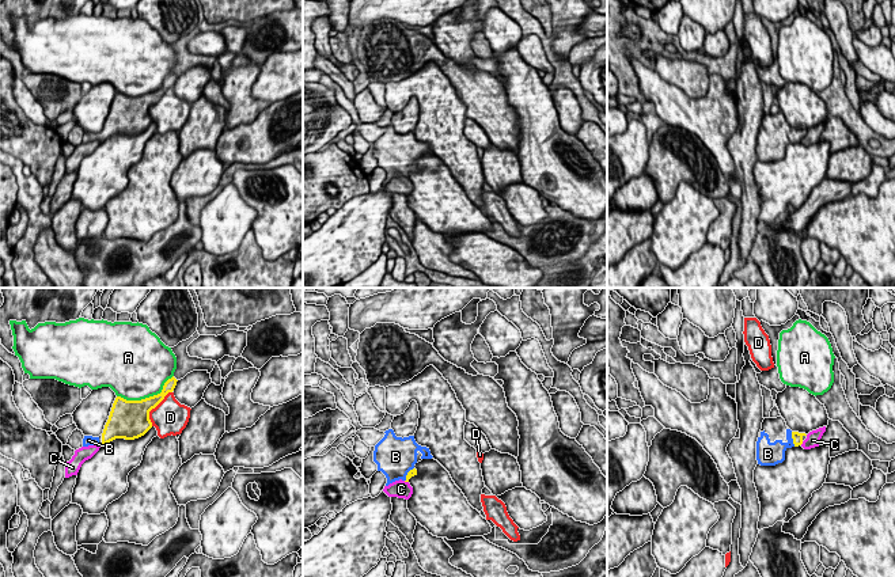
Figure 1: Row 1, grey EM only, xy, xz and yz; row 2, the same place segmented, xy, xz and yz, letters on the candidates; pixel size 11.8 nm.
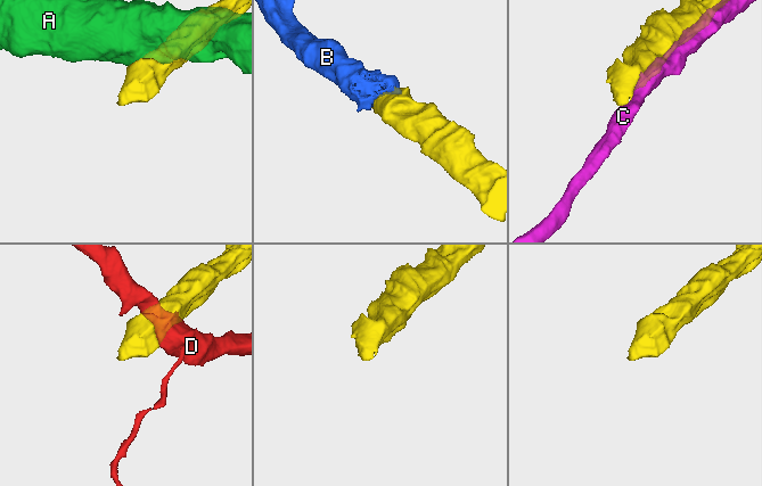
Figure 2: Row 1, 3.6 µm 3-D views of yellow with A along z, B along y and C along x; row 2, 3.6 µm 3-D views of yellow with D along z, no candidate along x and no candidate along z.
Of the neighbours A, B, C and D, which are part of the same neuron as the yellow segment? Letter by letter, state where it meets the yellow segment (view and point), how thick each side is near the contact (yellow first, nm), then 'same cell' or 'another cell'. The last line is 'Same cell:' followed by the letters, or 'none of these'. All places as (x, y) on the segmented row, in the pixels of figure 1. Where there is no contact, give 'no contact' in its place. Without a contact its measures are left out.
A: contact xy (147, 398); calibres 360 and 480 nm; another cell
B: contact yz (792, 437); calibres 130 and 220 nm; same cell
C: contact yz (801, 443); calibres 130 and 170 nm; another cell
D: contact xy (154, 407); calibres 360 and 400 nm; another cell
Same cell: B

